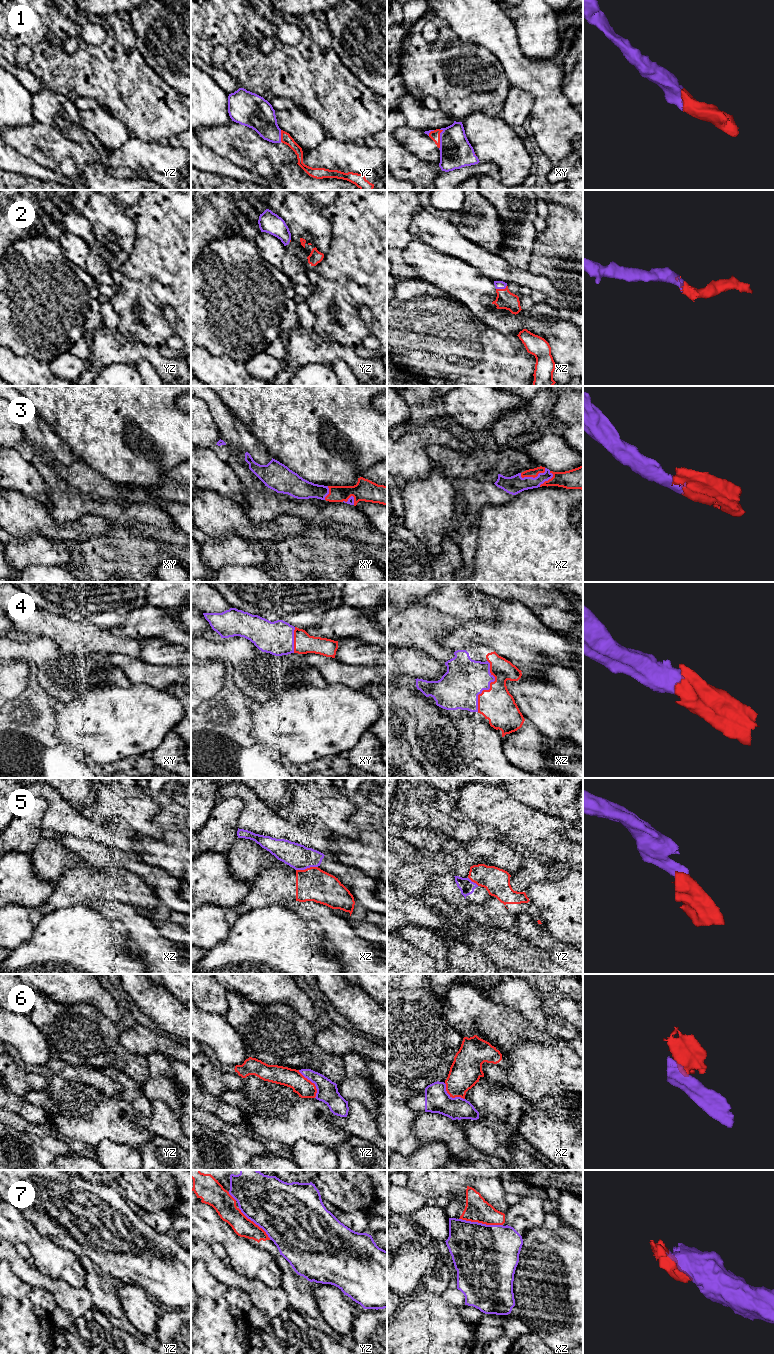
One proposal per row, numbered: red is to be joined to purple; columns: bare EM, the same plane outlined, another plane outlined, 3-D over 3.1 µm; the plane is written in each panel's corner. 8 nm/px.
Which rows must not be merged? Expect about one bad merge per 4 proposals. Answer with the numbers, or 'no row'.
5, 6

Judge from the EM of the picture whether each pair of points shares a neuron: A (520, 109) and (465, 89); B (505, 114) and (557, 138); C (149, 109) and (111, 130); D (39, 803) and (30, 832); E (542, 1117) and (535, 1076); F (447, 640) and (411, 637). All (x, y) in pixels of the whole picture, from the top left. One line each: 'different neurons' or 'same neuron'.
A: different neurons
B: different neurons
C: different neurons
D: same neuron
E: different neurons
F: different neurons

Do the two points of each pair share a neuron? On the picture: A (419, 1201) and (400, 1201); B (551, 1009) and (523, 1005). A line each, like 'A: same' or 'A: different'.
A: same
B: same

